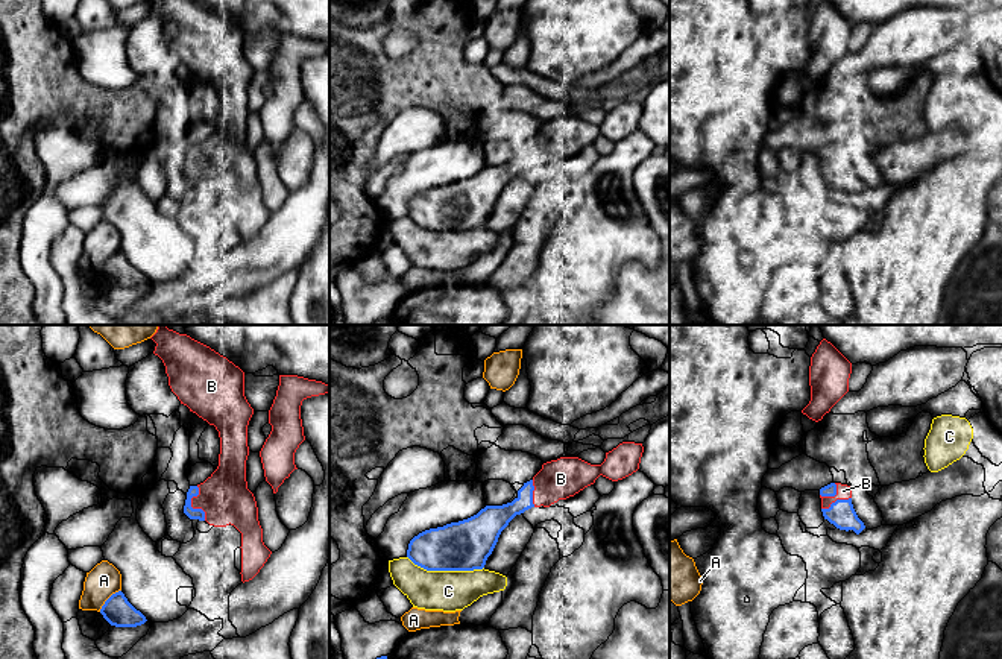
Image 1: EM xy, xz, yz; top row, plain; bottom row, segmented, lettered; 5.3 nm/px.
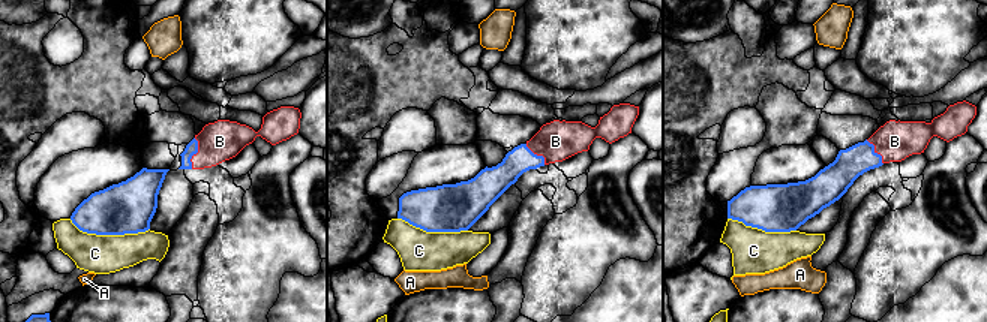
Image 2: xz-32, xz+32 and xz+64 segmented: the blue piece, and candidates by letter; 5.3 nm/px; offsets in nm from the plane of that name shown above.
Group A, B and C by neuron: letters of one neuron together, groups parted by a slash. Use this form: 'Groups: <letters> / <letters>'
Groups: A / B / C

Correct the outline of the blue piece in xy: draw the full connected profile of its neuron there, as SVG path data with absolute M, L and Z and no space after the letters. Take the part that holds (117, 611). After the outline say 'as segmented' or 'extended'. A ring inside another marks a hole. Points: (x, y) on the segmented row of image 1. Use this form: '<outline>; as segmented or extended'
M121 591L112 594L105 601L100 613L115 627L137 627L147 621L146 616L128 601Z; as segmented

